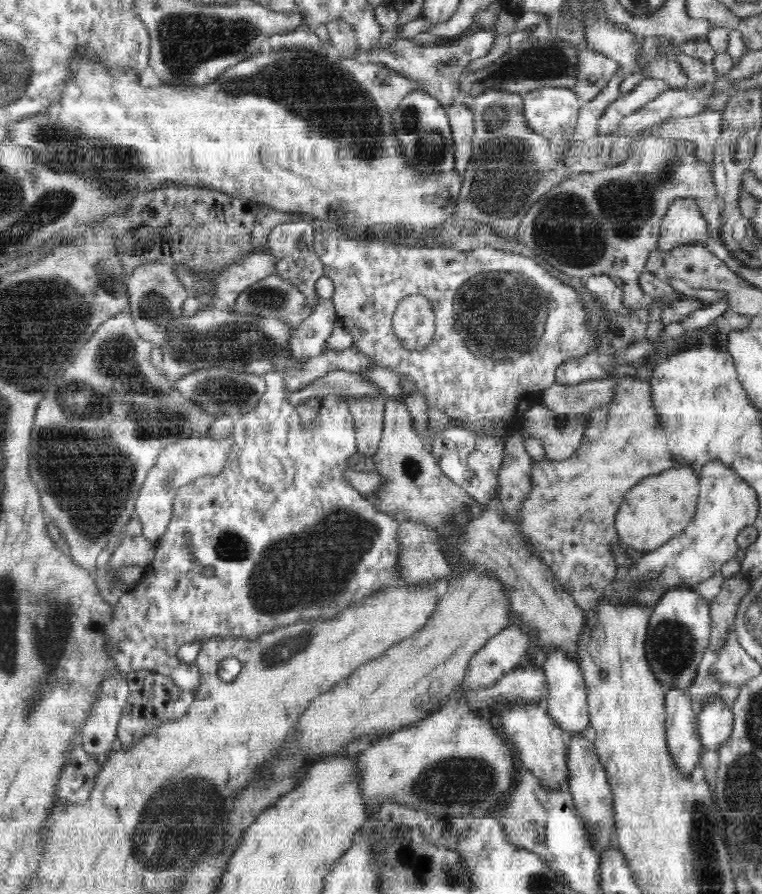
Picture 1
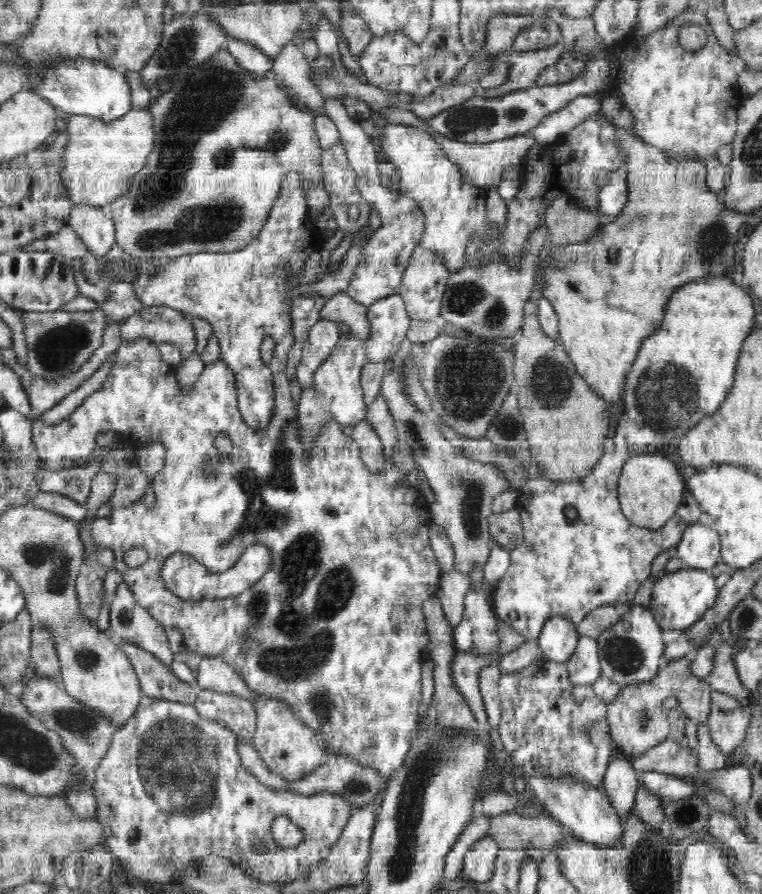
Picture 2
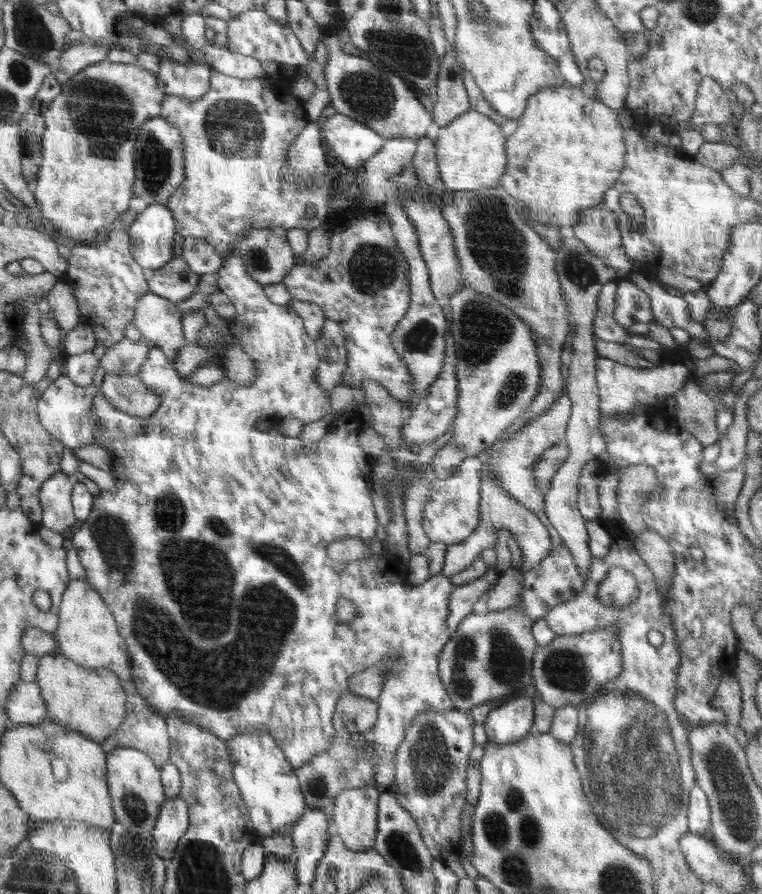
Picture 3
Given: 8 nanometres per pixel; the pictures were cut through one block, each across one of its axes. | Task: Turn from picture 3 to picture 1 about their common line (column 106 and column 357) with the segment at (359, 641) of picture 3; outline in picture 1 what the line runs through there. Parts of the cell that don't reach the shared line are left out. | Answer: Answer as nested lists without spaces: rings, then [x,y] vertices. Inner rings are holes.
[[[270,370],[264,377],[267,388],[260,402],[257,402],[256,406],[246,414],[233,416],[234,427],[231,436],[235,444],[229,453],[229,460],[224,469],[217,476],[200,476],[177,491],[166,532],[156,540],[157,549],[154,560],[145,567],[142,580],[118,600],[114,606],[114,616],[111,621],[109,619],[104,624],[104,644],[108,645],[110,656],[114,657],[118,670],[124,674],[134,670],[155,671],[160,675],[170,677],[180,690],[188,691],[195,697],[201,675],[194,663],[186,664],[177,659],[176,654],[182,644],[190,644],[196,640],[200,642],[222,640],[224,637],[253,641],[261,634],[300,620],[308,622],[308,620],[333,618],[334,615],[340,613],[340,610],[345,610],[354,603],[360,603],[366,595],[372,594],[373,591],[404,582],[399,576],[400,541],[396,539],[399,522],[392,515],[376,509],[369,500],[362,497],[362,494],[353,488],[344,475],[350,458],[358,452],[356,429],[354,429],[348,401],[342,399],[344,396],[328,394],[322,398],[322,406],[316,418],[311,422],[312,426],[305,426],[296,407],[285,398],[288,390],[284,386],[283,374],[279,370]]]

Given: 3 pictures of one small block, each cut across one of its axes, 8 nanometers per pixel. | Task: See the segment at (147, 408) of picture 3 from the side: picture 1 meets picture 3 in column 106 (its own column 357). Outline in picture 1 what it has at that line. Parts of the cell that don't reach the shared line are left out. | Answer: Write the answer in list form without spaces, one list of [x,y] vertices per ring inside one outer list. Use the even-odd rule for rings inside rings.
[[[333,370],[322,378],[311,382],[304,389],[296,392],[287,391],[285,398],[296,406],[309,398],[323,398],[328,394],[344,396],[342,399],[346,399],[348,402],[350,399],[358,400],[358,398],[378,396],[378,394],[383,394],[383,398],[390,398],[382,389],[374,385],[369,379],[366,379],[364,375],[345,370]]]

